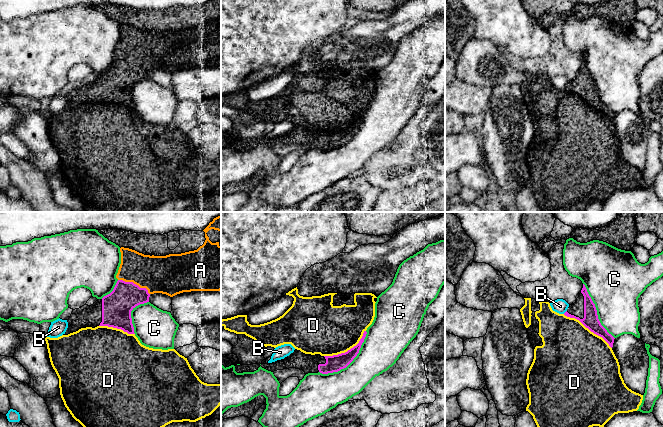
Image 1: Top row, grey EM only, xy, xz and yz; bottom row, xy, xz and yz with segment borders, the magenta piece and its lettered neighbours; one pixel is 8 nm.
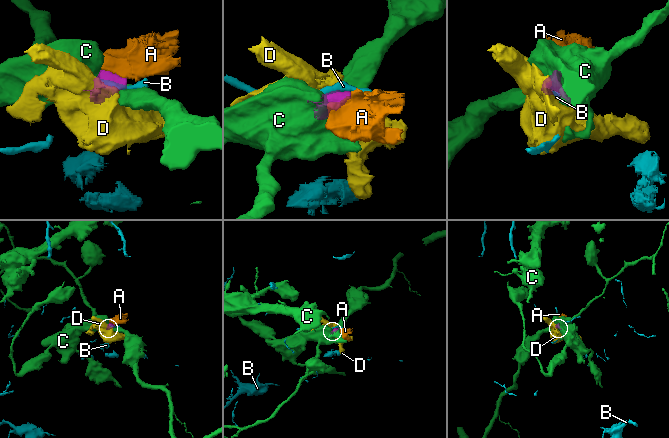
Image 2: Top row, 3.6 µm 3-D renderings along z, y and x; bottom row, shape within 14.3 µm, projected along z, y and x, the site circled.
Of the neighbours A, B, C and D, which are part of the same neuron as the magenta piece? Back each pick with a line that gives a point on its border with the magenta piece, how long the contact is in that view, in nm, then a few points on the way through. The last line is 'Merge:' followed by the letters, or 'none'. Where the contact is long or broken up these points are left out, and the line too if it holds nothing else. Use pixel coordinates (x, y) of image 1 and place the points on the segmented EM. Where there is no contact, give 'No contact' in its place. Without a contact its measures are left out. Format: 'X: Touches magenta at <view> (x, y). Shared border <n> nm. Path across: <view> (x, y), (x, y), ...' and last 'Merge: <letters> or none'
A: Touches magenta at xy (135, 284). Shared border 280 nm. Path across: xy (116, 307), (135, 284), (145, 274), (158, 274)
Merge: A

